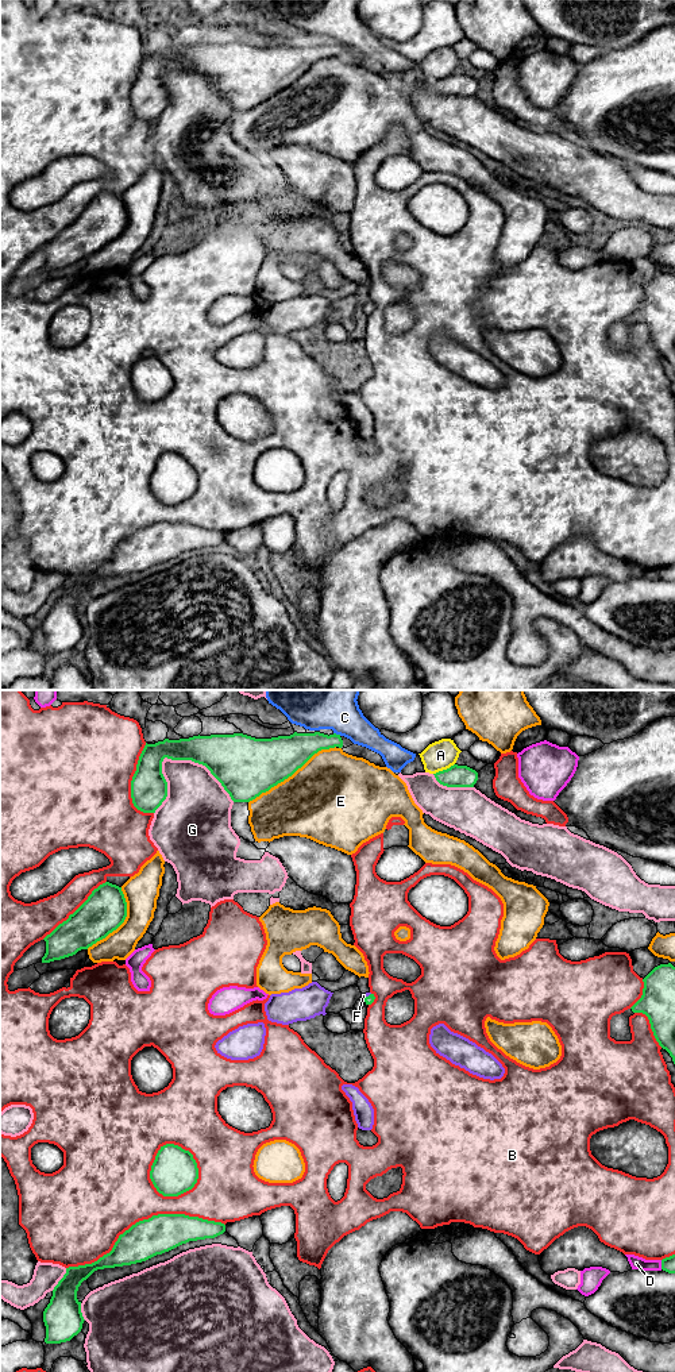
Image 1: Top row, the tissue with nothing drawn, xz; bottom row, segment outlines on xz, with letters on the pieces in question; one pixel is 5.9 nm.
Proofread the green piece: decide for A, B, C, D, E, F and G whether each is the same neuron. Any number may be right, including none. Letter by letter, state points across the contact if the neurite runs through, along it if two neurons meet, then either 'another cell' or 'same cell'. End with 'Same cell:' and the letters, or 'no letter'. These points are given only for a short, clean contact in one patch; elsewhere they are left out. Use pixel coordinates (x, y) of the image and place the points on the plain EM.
A: another cell
B: another cell
C: another cell
D: another cell
E: another cell
F: runs through xz (369, 308), (366, 305), (363, 304); same cell
G: another cell
Same cell: F

